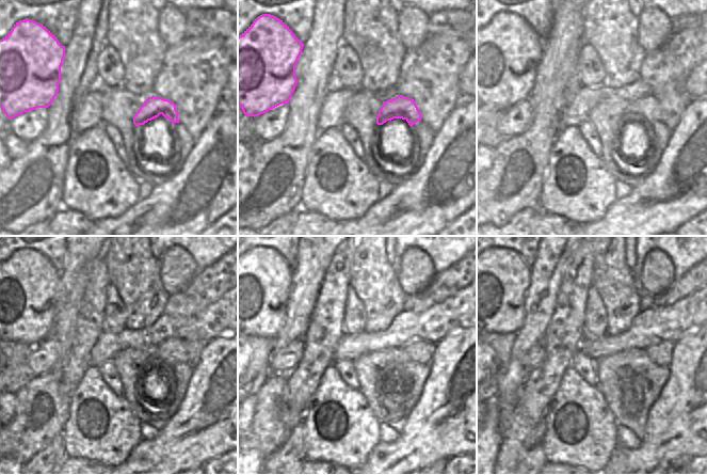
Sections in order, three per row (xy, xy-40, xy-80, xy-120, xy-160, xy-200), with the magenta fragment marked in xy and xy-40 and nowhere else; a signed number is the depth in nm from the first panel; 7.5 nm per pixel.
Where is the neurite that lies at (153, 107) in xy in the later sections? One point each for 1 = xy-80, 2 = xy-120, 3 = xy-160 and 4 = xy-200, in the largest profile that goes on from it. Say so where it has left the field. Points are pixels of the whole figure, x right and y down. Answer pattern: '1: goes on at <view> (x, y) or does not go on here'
1: goes on at xy-80 (647, 109)
2: goes on at xy-120 (173, 350)
3: goes on at xy-160 (420, 351)
4: goes on at xy-200 (661, 352)

